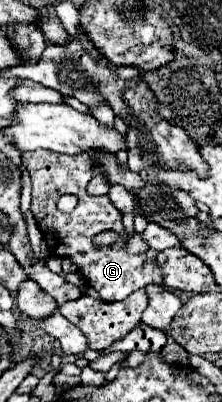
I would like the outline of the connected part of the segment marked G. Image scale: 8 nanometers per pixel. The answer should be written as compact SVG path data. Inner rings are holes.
M35 150L23 154L23 162L29 168L31 182L33 182L33 202L31 202L31 212L37 220L37 226L45 234L47 244L55 244L55 256L61 258L71 258L79 272L83 272L83 278L91 288L95 288L103 300L115 302L127 298L133 290L145 288L149 284L159 284L163 286L163 276L157 260L147 260L145 254L129 254L125 250L125 244L129 240L129 234L123 228L121 222L121 212L113 206L109 196L89 196L85 192L91 176L93 176L93 164L89 154L79 154L79 156L67 156L67 154L57 154L49 150ZM63 194L75 194L79 198L77 208L71 214L63 214L57 210L57 200ZM105 230L117 232L119 240L111 246L97 246L93 242L95 234L101 234Z

